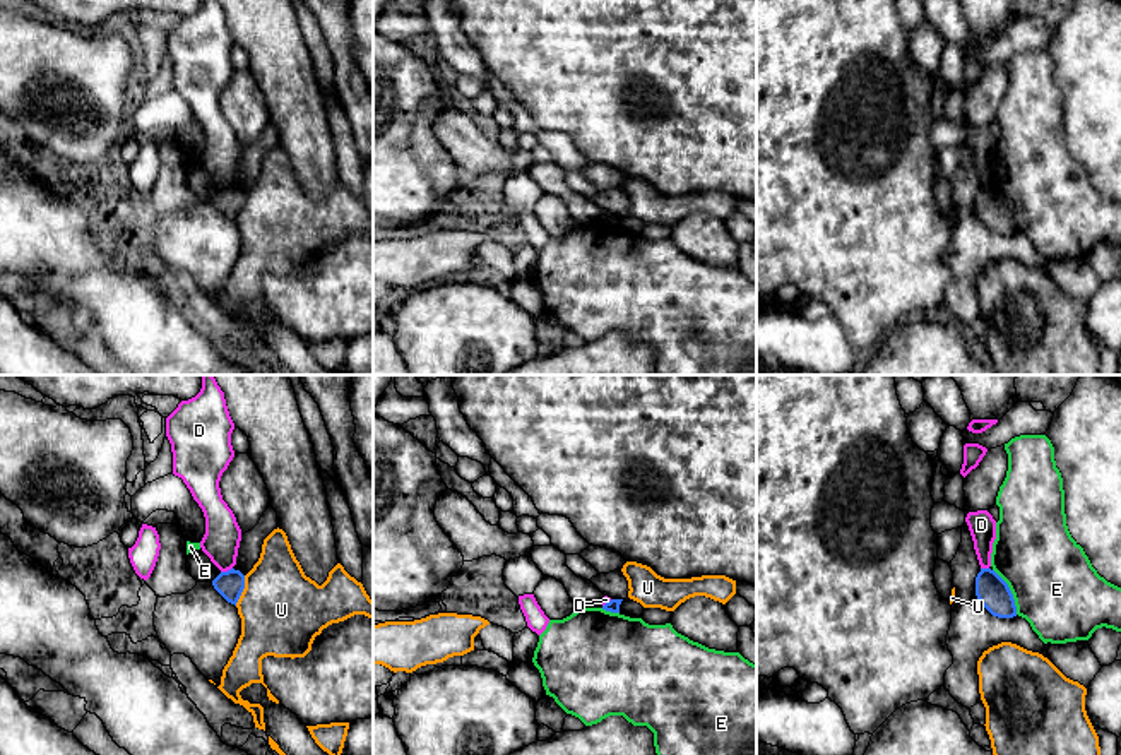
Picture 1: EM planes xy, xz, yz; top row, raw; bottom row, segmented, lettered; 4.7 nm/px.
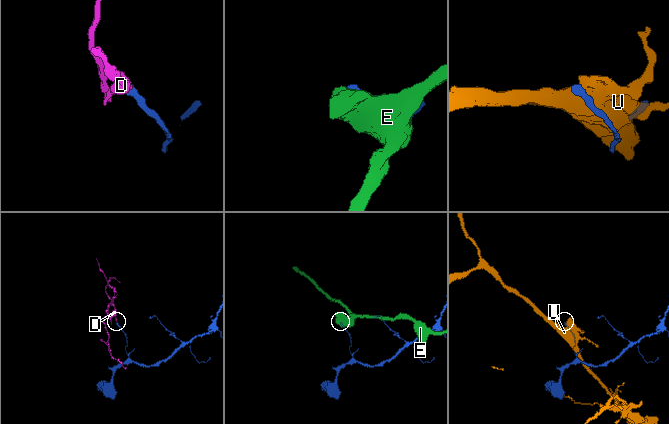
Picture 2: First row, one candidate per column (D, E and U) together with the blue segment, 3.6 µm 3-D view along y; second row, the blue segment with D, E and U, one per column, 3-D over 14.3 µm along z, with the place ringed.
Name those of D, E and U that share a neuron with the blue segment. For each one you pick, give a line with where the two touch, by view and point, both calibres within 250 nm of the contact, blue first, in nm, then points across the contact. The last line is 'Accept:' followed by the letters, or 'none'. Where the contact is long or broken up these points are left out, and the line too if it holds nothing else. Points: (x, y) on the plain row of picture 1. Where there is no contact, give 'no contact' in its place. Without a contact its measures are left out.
Accept: none

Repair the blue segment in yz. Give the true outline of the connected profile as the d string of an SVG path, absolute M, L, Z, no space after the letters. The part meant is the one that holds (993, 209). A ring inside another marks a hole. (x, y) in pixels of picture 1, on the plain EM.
M981 185L976 193L979 219L998 235L1017 233L1017 223L1008 200L991 185Z

